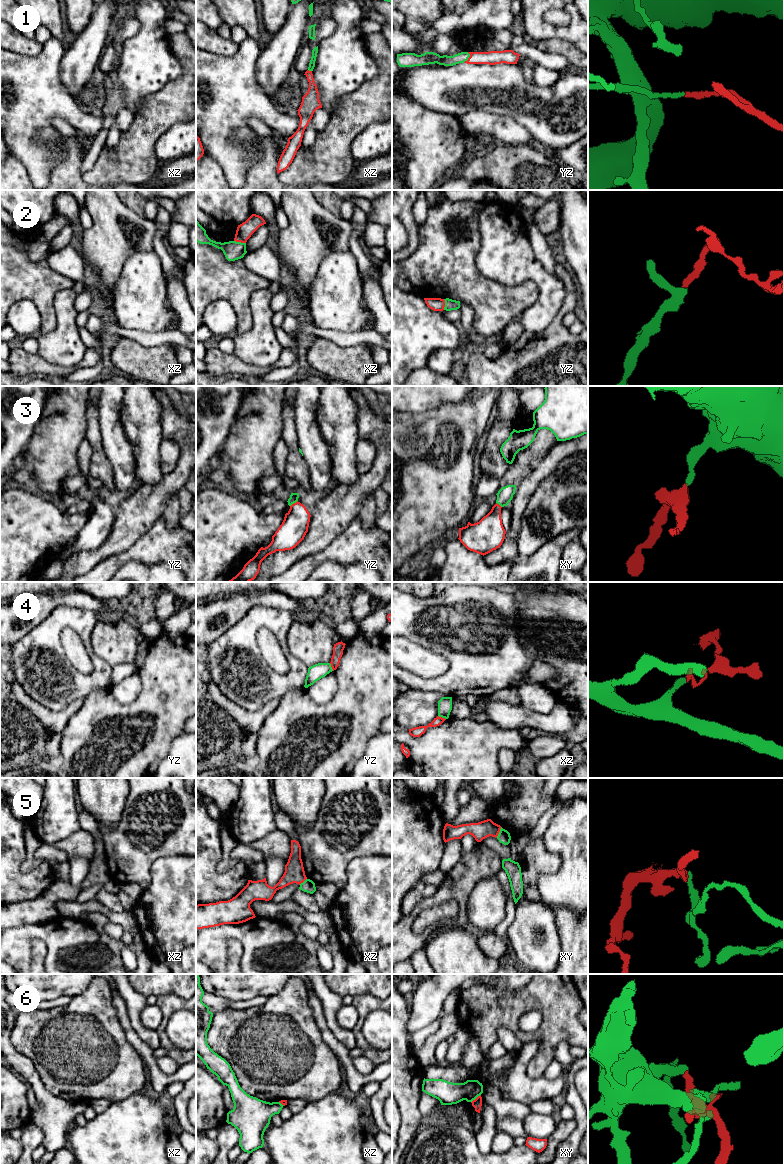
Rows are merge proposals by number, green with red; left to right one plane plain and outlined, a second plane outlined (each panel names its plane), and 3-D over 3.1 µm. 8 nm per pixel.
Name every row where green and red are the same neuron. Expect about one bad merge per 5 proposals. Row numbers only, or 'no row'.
1, 2, 3

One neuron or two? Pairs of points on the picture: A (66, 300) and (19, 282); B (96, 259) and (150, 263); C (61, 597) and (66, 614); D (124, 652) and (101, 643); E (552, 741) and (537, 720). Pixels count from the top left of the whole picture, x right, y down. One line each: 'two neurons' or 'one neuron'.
A: two neurons
B: two neurons
C: two neurons
D: one neuron
E: two neurons

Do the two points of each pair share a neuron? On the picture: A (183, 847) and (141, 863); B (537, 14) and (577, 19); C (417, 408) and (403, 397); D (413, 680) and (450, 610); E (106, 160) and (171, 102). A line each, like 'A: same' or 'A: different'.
A: same
B: same
C: same
D: same
E: same

